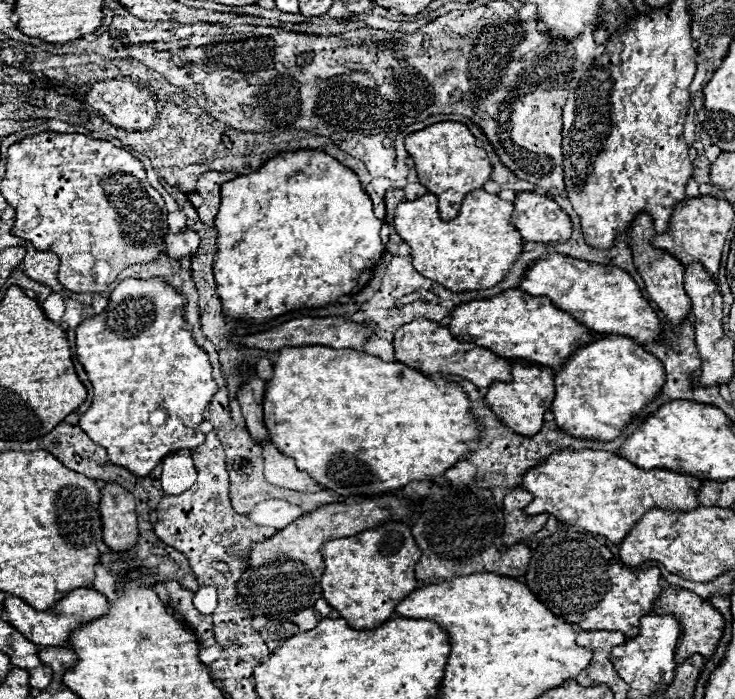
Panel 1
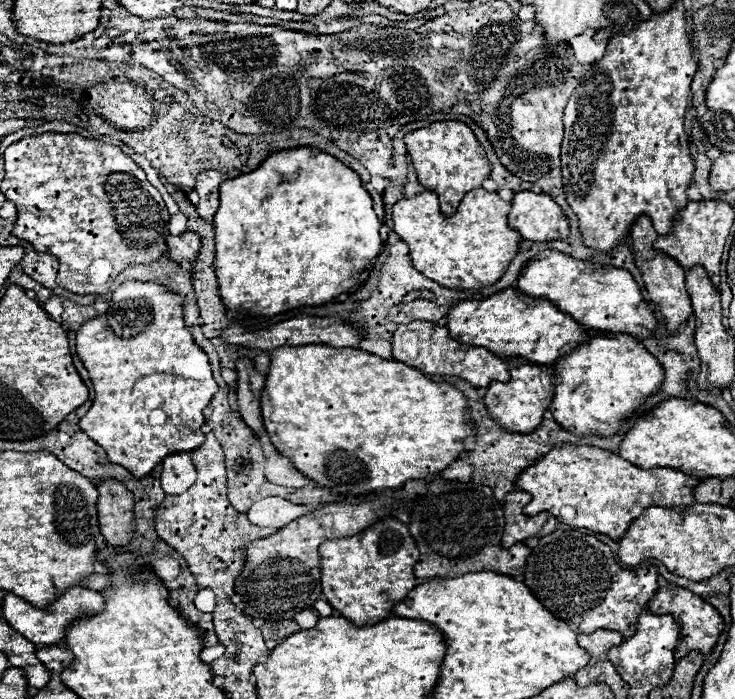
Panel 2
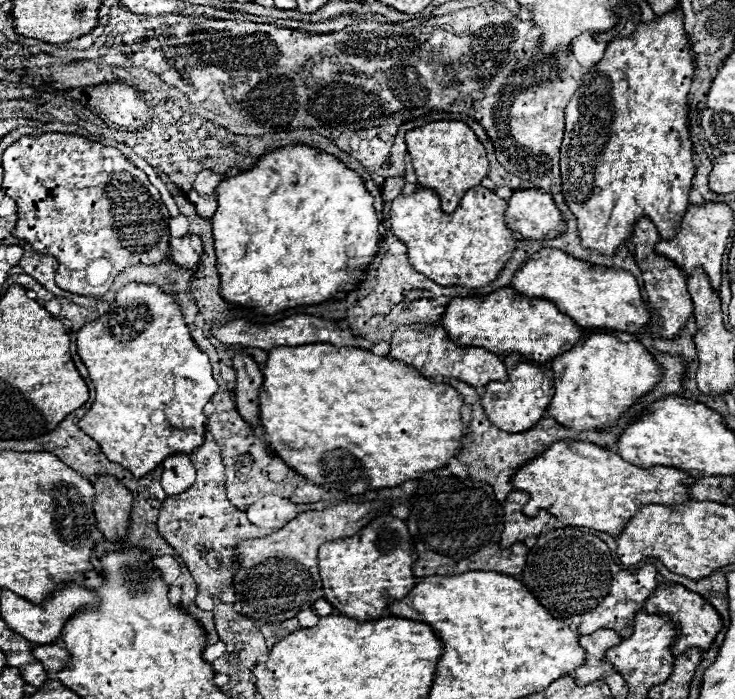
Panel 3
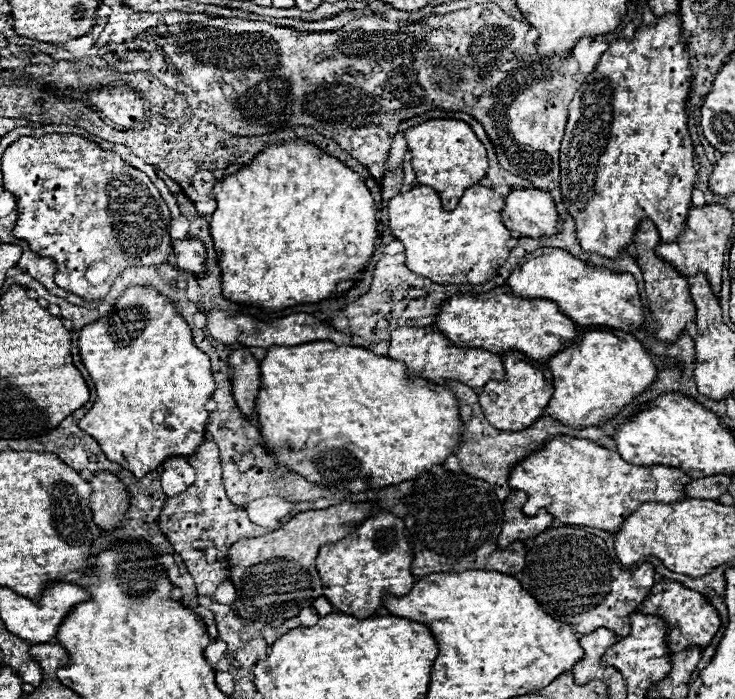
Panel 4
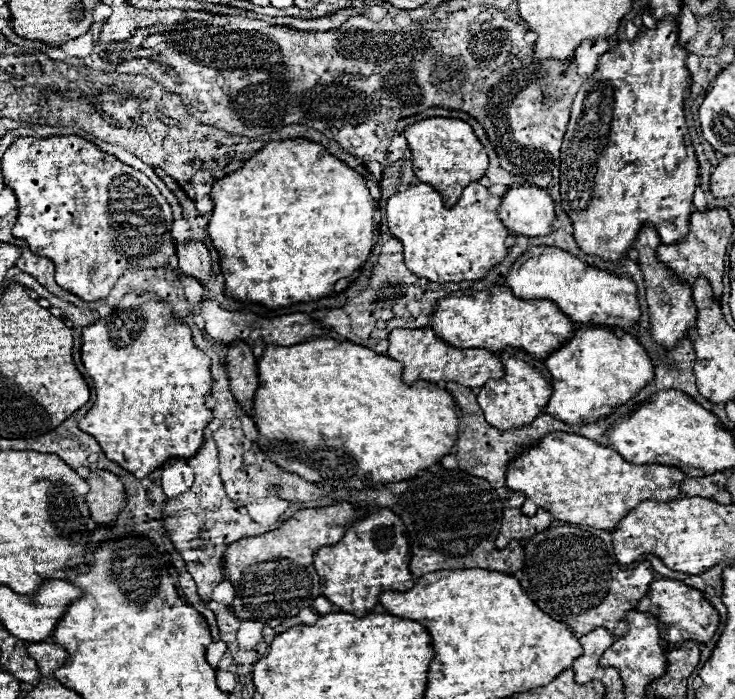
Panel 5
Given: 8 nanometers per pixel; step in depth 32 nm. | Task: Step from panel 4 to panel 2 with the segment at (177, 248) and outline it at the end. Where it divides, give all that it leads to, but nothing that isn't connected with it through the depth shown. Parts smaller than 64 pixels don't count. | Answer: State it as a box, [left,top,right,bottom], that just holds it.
[168,232,200,264]

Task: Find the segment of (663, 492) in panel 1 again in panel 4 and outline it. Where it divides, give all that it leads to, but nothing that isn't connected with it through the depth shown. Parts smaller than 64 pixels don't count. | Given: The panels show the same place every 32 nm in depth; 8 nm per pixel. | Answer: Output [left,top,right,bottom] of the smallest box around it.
[508,436,692,532]

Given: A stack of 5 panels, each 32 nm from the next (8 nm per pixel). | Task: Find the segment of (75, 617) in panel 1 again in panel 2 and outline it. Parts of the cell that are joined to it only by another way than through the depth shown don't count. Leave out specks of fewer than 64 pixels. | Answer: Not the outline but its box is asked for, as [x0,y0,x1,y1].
[2,586,104,646]

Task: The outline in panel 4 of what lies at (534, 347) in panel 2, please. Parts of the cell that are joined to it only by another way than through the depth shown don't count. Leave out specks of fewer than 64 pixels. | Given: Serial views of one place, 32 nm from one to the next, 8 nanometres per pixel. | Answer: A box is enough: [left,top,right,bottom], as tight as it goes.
[434,286,578,362]

